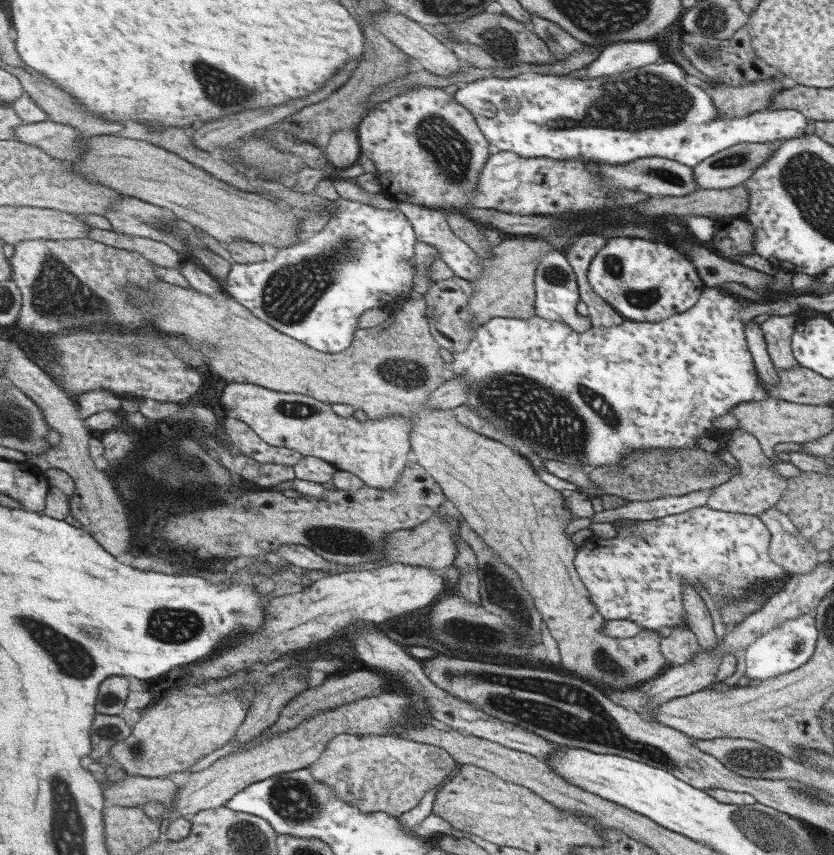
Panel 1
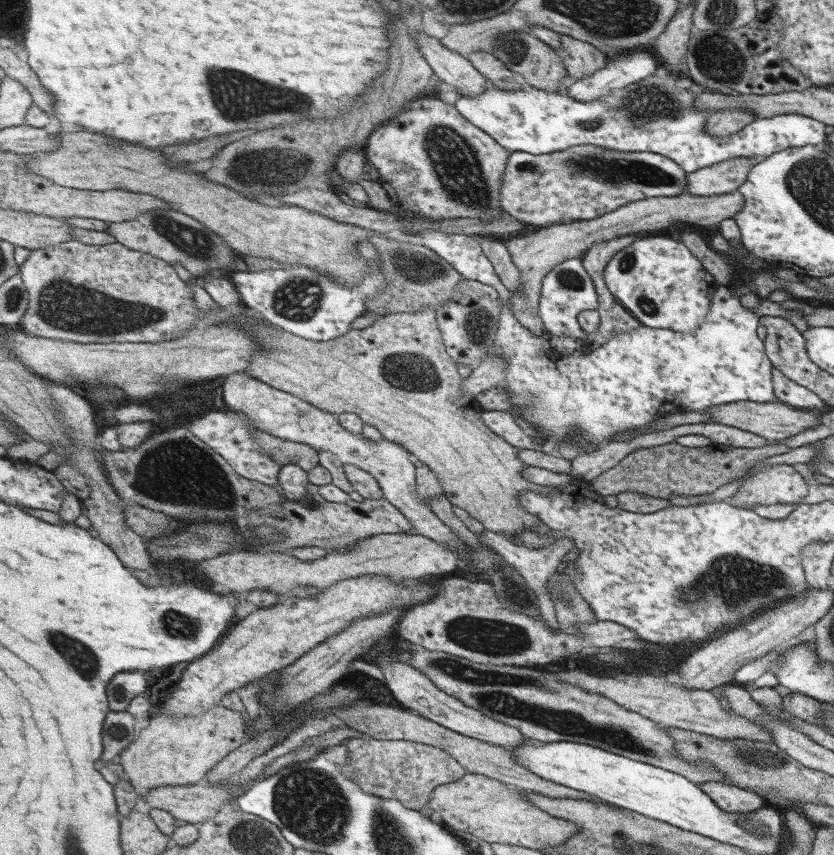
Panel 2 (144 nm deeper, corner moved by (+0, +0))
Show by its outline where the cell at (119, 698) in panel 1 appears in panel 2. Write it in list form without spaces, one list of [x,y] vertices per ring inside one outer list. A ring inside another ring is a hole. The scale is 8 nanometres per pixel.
[[[123,672],[115,676],[109,684],[109,710],[111,712],[127,712],[129,704],[143,694],[149,694],[149,682],[153,682],[147,674],[141,672]]]

